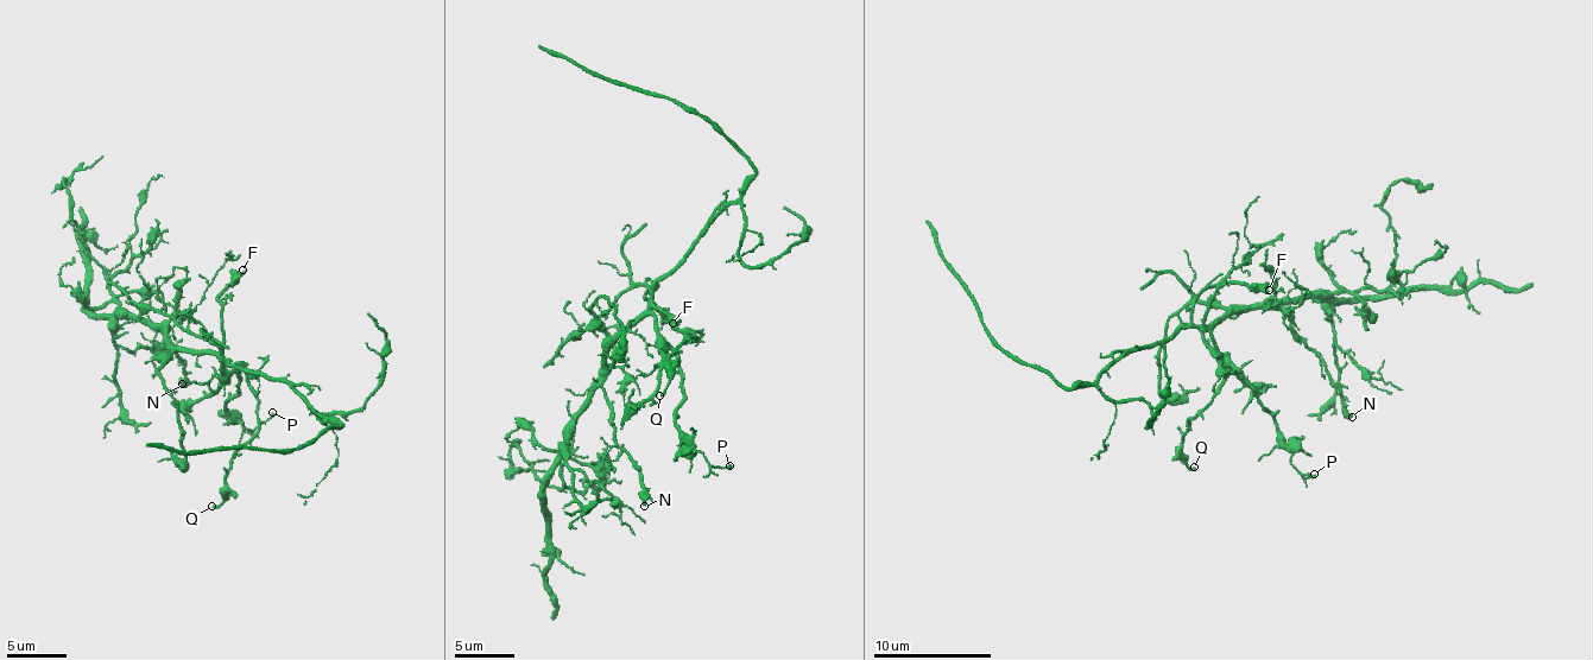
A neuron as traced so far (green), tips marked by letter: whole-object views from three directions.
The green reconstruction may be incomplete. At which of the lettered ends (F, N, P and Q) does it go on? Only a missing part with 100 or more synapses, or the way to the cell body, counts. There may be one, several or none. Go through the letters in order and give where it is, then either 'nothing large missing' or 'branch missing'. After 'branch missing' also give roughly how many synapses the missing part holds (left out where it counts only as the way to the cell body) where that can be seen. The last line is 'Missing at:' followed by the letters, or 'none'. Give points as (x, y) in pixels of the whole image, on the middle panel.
F: at (672, 323); nothing large missing
N: at (644, 506); nothing large missing
P: at (729, 465); nothing large missing
Q: at (659, 395); nothing large missing
Missing at: none

